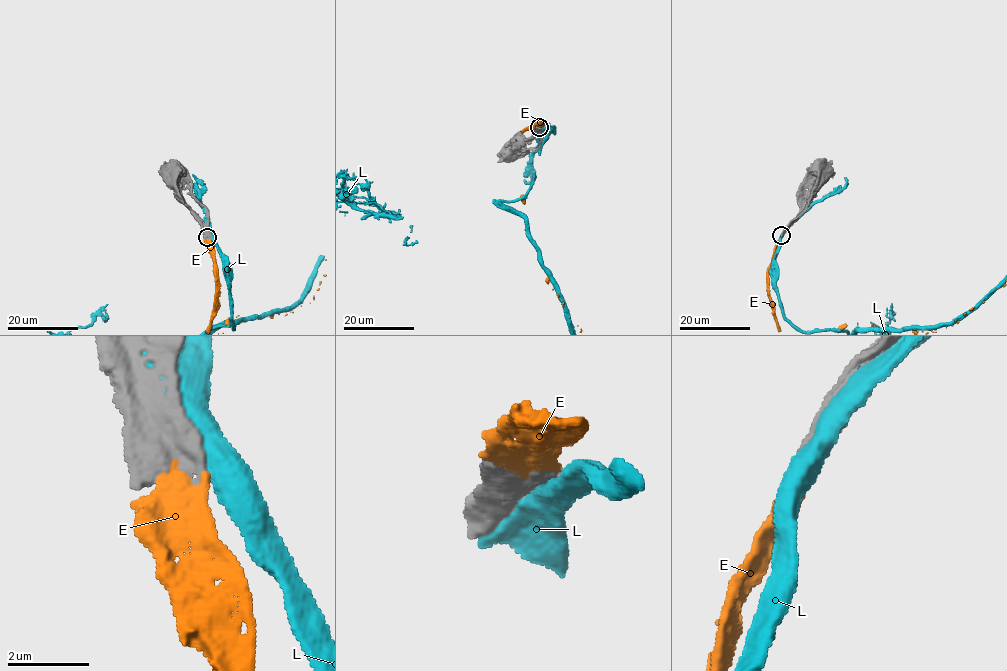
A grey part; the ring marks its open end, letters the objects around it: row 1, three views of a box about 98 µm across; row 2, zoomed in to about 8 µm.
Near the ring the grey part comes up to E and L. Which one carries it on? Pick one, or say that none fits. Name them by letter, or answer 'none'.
E

